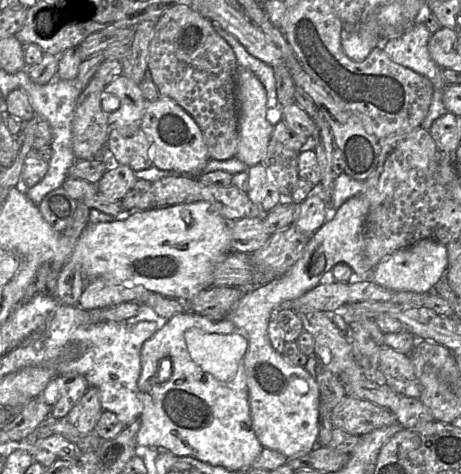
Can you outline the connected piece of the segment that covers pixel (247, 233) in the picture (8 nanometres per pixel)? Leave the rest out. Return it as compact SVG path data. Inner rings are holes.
M263 216L230 221L231 250L252 254L270 238L264 227Z

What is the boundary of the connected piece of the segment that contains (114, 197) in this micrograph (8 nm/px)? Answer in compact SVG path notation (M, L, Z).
M126 165L107 170L97 182L98 193L109 201L121 201L137 178L135 171Z

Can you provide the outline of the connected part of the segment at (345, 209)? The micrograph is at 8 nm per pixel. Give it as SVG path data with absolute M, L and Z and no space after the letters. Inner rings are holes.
M363 194L348 199L336 210L334 217L324 223L311 236L302 256L285 274L267 283L246 289L236 307L225 318L230 320L248 340L244 367L247 377L252 424L256 437L264 448L275 450L287 458L308 454L317 446L320 391L315 379L311 377L304 367L293 365L281 353L274 350L268 336L268 325L271 319L273 319L275 309L282 302L296 299L320 283L326 282L325 279L330 277L330 270L339 262L345 262L352 268L355 276L354 280L370 280L372 268L369 268L365 258L363 235L368 209L369 201Z

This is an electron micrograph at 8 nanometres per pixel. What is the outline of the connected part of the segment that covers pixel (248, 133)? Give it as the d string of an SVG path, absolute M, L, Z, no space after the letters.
M238 68L236 97L240 141L236 157L248 167L261 163L271 140L273 125L267 119L267 94L262 82L248 69Z

